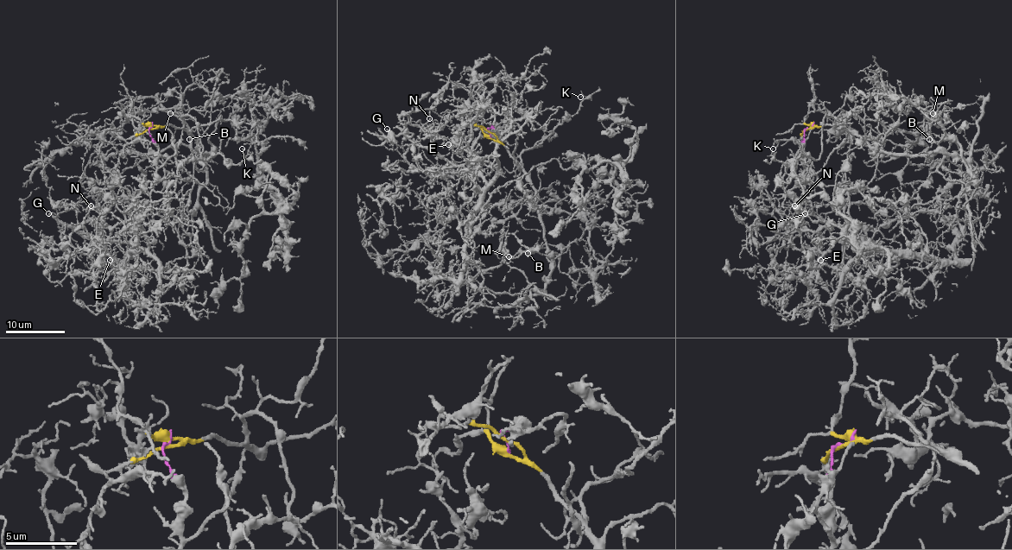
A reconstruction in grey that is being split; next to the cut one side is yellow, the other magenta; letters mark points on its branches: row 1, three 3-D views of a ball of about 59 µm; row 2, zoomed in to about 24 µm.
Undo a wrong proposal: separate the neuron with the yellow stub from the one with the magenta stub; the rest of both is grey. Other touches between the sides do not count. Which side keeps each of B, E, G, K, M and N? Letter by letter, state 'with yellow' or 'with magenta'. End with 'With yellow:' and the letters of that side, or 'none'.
B: with yellow
E: with magenta
G: with magenta
K: with yellow
M: with yellow
N: with magenta
With yellow: B, K, M

